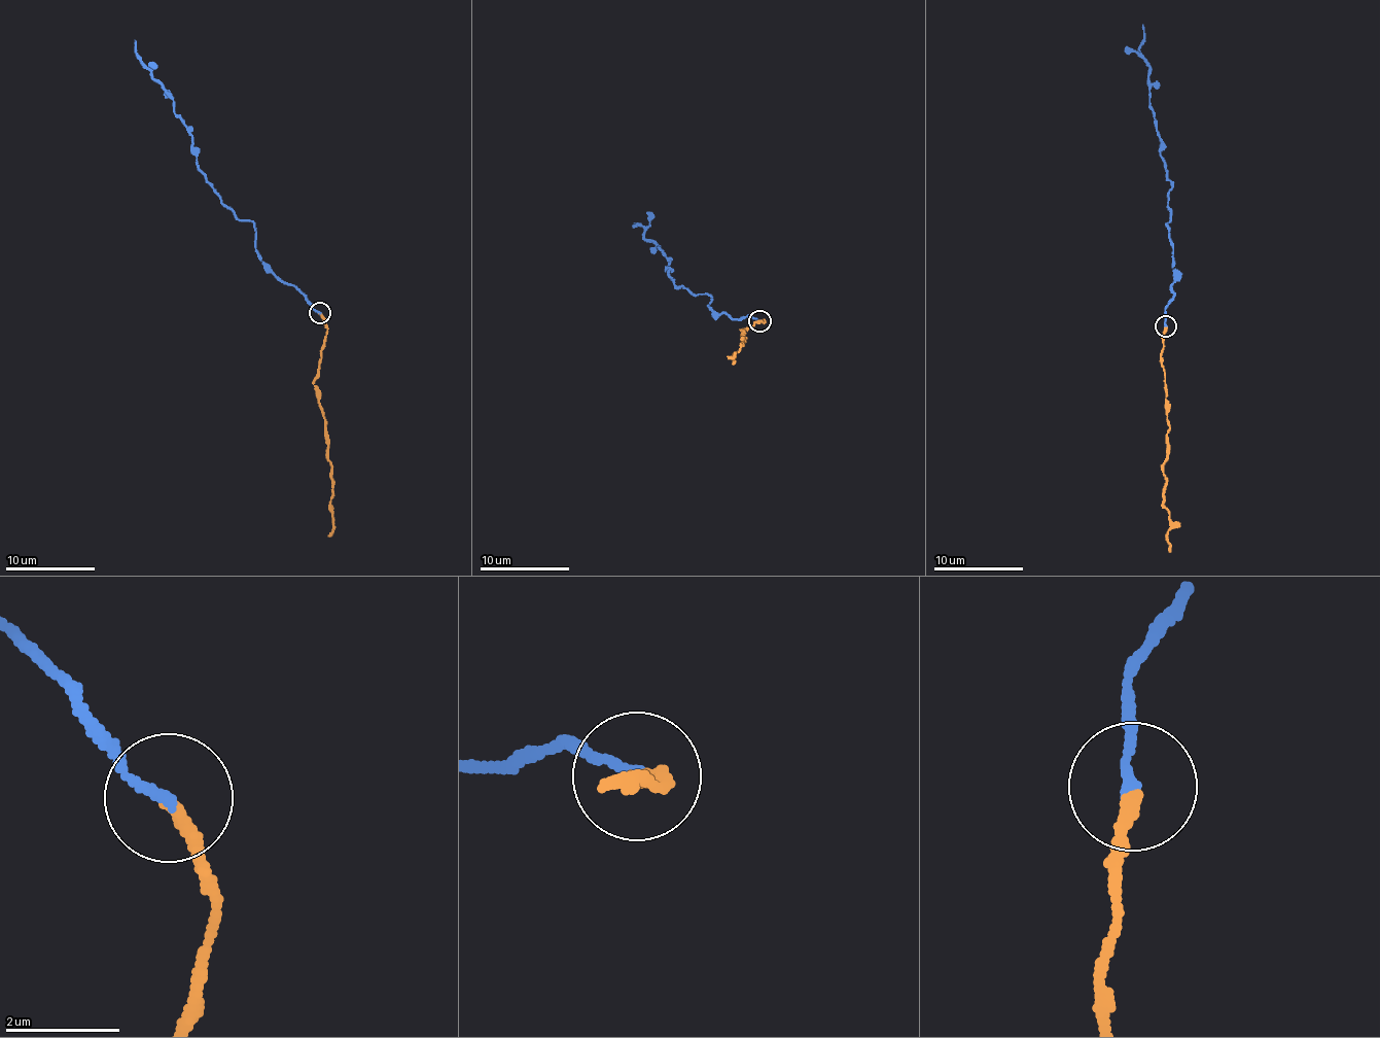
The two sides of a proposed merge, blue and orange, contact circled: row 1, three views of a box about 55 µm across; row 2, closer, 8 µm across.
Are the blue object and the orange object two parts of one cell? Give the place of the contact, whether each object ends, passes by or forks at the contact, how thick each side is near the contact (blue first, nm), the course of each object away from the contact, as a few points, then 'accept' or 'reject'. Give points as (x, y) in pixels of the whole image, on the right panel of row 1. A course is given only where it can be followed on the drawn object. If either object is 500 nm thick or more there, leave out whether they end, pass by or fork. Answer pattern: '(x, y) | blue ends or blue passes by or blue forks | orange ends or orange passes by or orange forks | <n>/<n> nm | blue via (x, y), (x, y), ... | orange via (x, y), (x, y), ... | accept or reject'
(1166, 325) | blue ends | orange ends | 180/240 nm | blue via (1166, 326), (1173, 297), (1173, 253), (1165, 223), (1170, 185), (1150, 103), (1151, 70), (1139, 50), (1143, 25) | orange via (1166, 326), (1162, 365), (1168, 433), (1163, 476), (1166, 481), (1168, 547), (1171, 551) | accept

